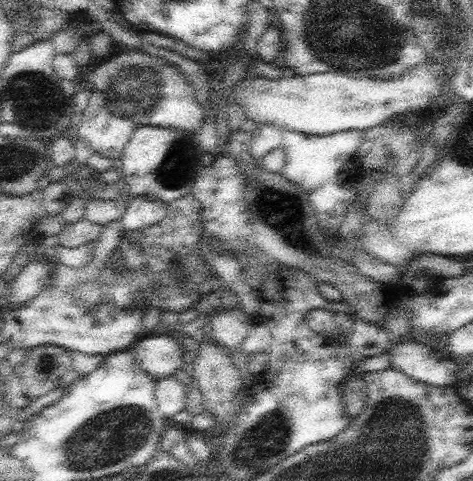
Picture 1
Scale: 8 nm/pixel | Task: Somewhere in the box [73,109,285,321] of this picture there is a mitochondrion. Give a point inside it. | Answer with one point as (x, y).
(178, 168)

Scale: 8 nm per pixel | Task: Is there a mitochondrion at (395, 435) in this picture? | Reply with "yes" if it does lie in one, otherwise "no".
yes

